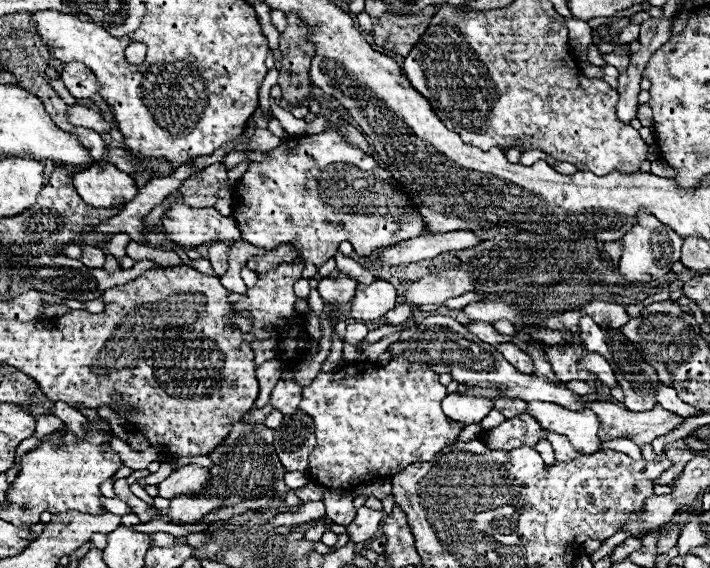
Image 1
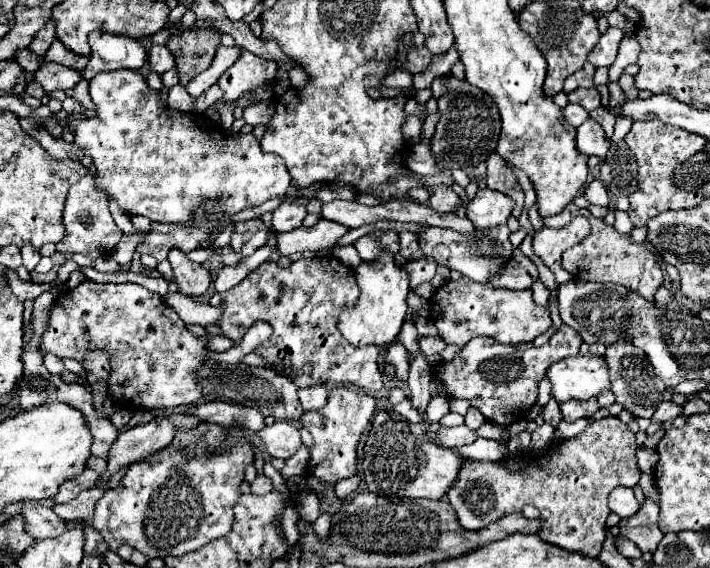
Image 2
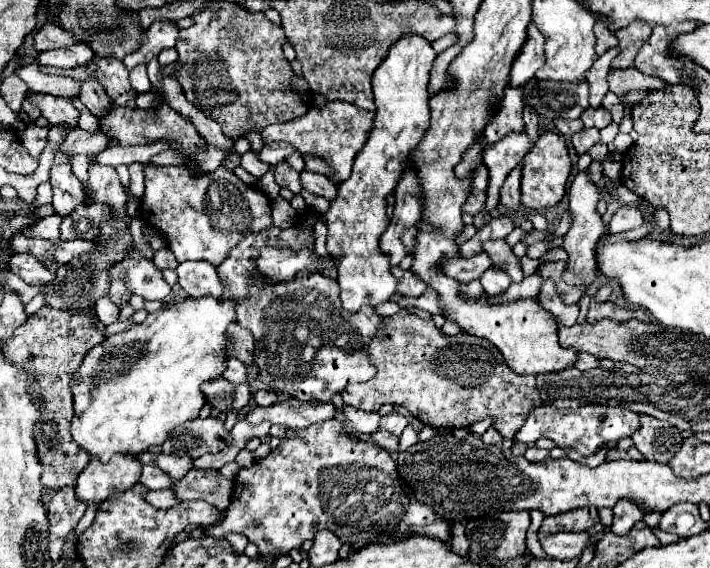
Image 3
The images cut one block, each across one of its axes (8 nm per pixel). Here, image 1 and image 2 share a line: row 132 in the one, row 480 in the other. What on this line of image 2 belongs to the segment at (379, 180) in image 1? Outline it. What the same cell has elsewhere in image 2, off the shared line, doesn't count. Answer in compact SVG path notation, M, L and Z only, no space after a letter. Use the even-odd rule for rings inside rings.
M346 386L334 388L328 394L328 402L320 412L304 412L300 418L300 424L312 434L312 446L308 448L310 452L310 462L308 462L308 476L314 476L322 480L324 490L318 492L320 500L320 512L330 512L332 516L340 510L342 500L336 498L334 494L334 484L342 478L356 476L356 462L358 462L358 442L368 426L372 414L376 408L376 400L372 396L366 396L362 392L350 390Z

